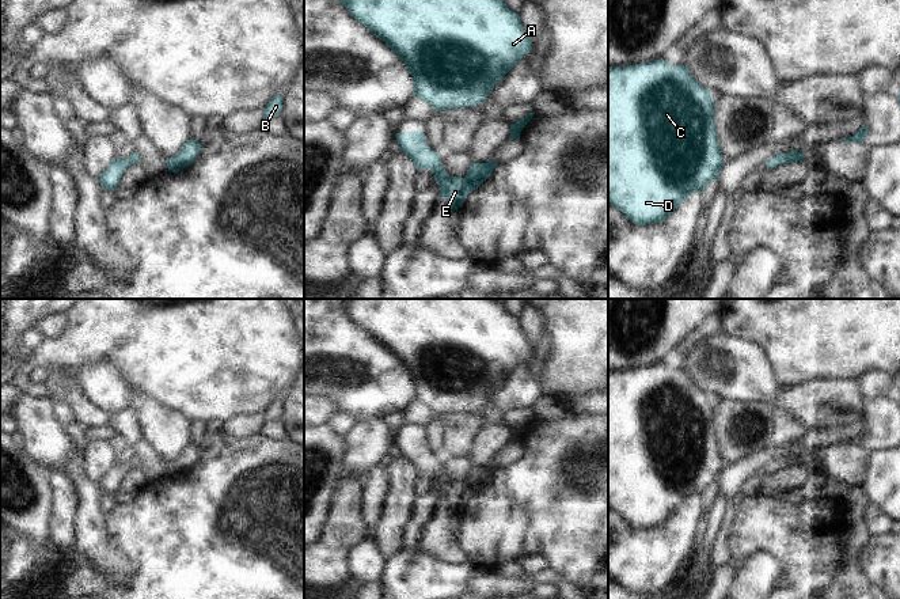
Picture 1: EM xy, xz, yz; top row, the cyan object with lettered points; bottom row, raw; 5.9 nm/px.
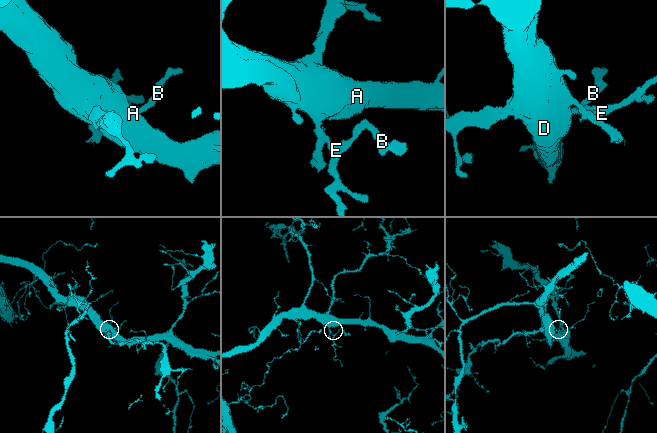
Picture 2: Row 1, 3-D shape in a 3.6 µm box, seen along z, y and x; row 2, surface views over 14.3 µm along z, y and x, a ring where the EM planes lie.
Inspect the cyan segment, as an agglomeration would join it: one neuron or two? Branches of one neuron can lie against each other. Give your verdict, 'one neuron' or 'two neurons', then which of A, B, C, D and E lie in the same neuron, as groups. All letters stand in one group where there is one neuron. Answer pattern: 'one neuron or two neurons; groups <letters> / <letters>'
one neuron; groups A B C D E

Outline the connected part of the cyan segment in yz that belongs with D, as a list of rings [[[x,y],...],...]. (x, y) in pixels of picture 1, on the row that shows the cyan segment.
[[[654,60],[608,67],[608,204],[637,225],[662,223],[692,193],[719,177],[724,160],[714,126],[714,98],[683,64]]]

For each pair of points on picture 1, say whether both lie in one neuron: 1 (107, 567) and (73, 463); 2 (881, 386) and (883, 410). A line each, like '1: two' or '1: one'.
1: one
2: two

